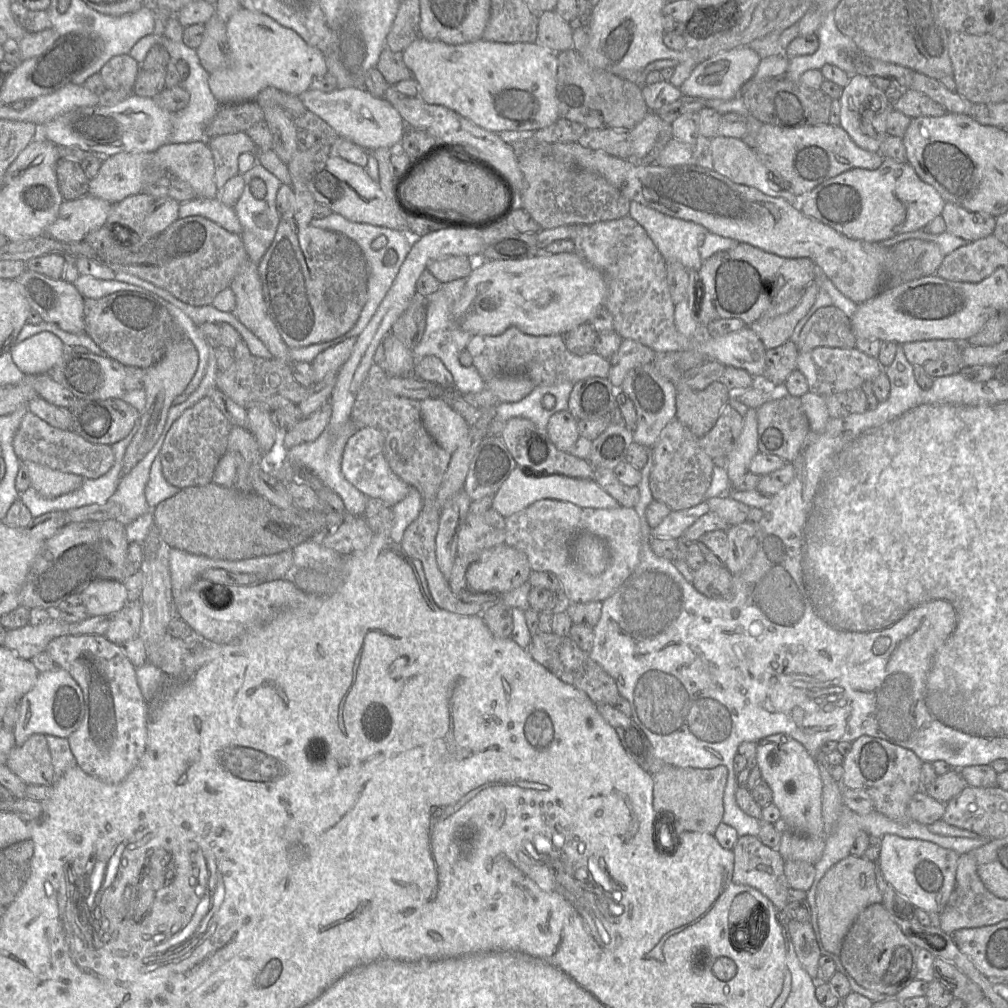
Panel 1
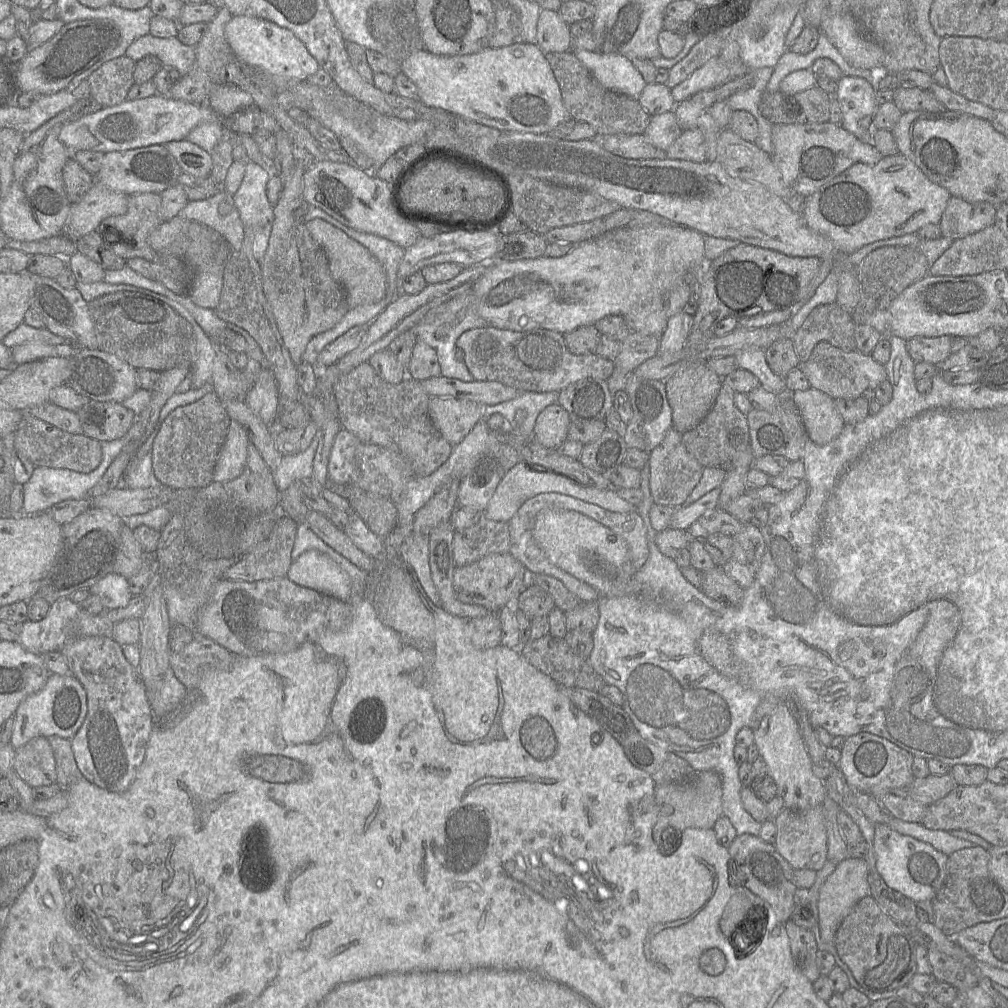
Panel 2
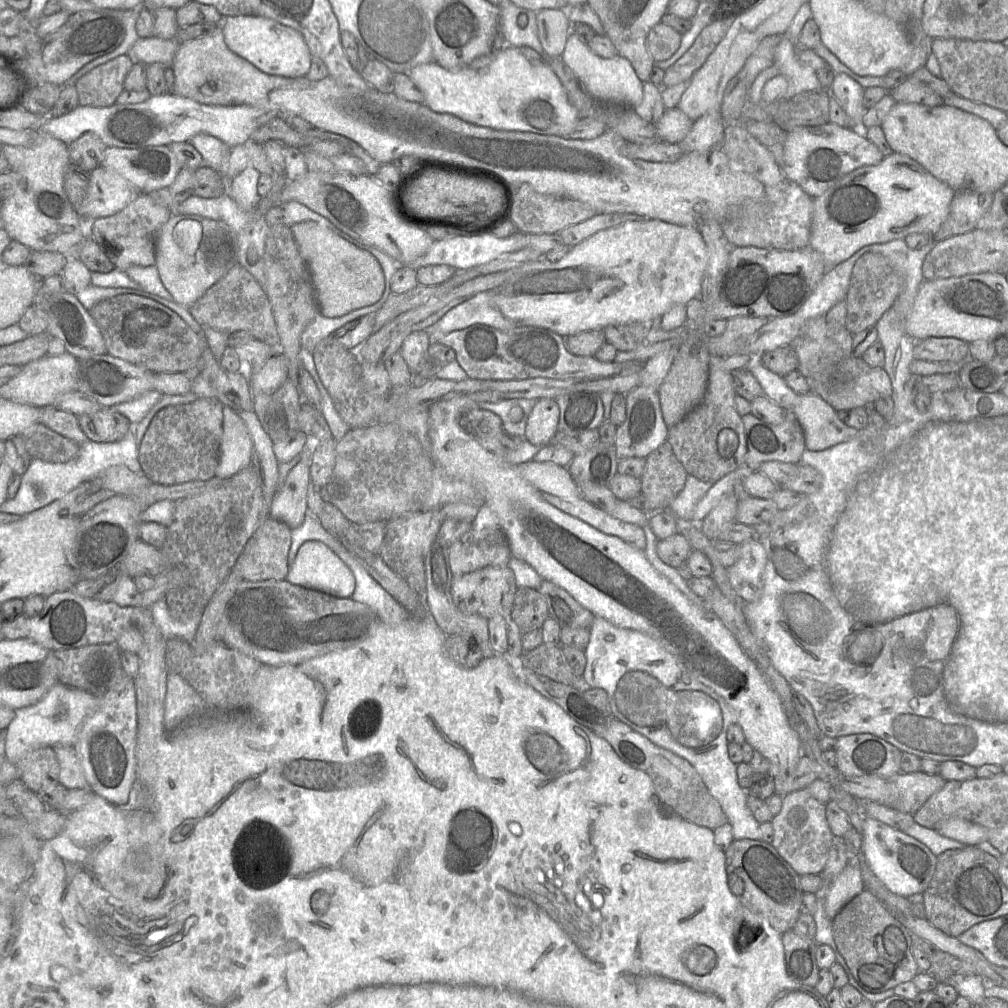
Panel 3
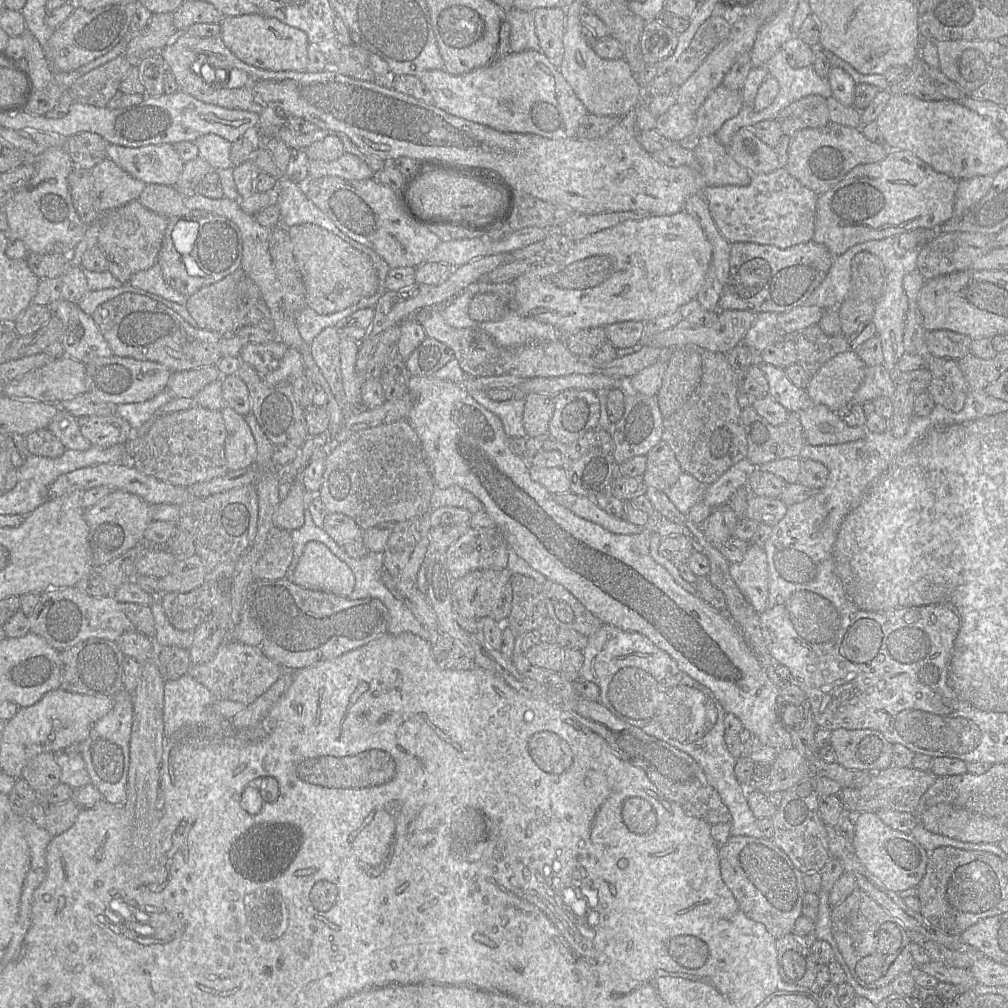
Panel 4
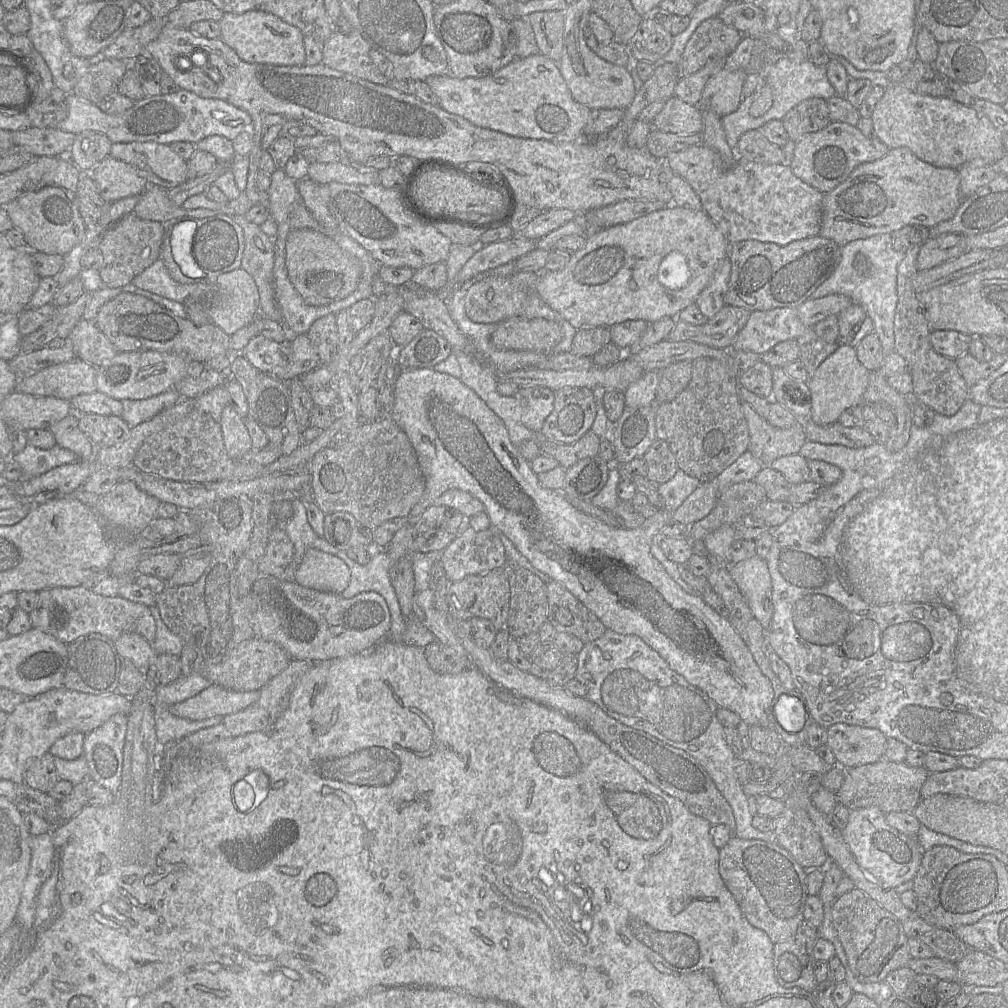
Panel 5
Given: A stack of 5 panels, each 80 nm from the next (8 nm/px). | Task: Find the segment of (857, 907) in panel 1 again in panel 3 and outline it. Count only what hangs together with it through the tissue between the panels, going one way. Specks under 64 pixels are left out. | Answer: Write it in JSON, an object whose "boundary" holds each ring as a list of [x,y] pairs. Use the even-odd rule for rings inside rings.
{"boundary":[[[848,864],[831,882],[825,900],[825,912],[832,921],[837,913],[865,889],[861,870]]]}

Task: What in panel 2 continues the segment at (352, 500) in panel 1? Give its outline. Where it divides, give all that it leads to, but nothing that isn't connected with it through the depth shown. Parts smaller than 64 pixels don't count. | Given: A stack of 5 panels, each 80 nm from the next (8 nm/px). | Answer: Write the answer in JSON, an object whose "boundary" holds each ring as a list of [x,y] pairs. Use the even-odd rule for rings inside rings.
{"boundary":[[[321,430],[304,451],[295,455],[283,456],[274,475],[274,482],[279,492],[284,491],[296,480],[305,483],[309,481],[313,474],[313,460],[322,438]]]}

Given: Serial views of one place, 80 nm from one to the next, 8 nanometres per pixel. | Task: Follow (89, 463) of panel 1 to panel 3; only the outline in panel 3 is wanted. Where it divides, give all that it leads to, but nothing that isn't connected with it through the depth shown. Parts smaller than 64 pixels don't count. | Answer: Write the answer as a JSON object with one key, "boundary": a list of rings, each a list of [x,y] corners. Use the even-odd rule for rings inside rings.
{"boundary":[[[36,423],[21,435],[25,449],[31,459],[48,463],[65,463],[74,459],[80,445],[42,423]]]}

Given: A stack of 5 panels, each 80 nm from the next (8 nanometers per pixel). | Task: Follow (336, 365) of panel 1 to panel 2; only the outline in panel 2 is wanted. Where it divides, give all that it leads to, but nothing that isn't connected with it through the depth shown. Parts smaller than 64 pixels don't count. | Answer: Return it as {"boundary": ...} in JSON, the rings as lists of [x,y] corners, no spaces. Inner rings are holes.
{"boundary":[[[354,326],[328,344],[318,355],[315,366],[321,371],[355,350],[364,338],[367,326]]]}

